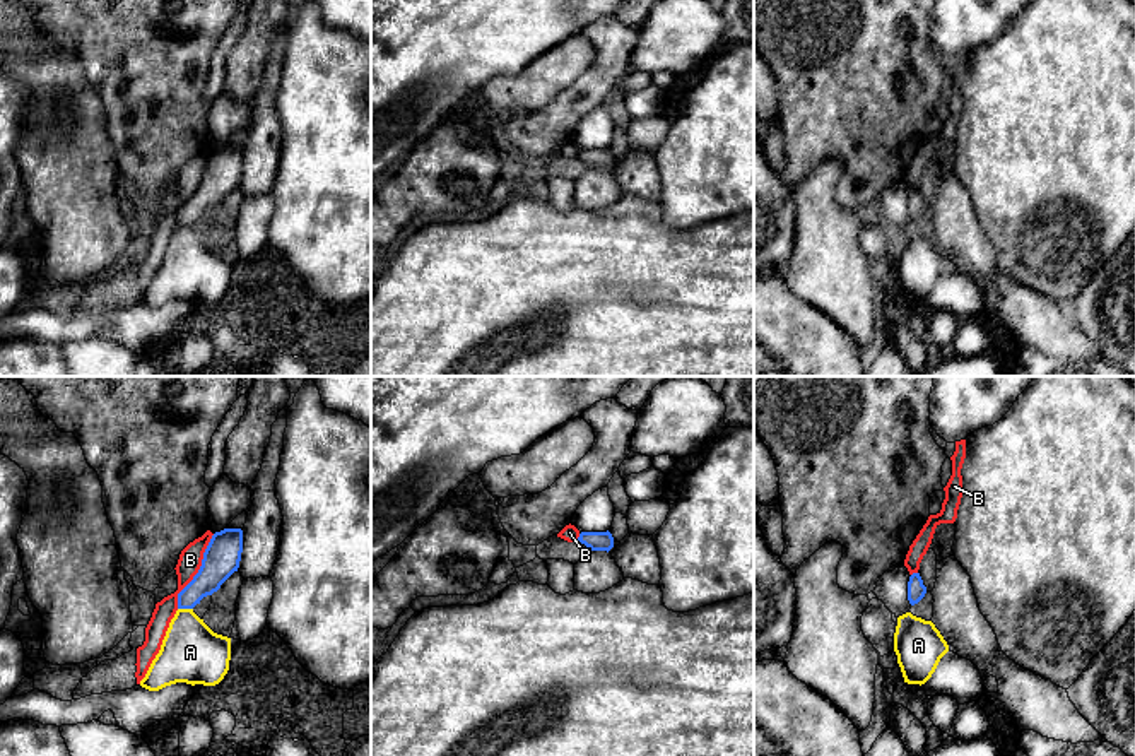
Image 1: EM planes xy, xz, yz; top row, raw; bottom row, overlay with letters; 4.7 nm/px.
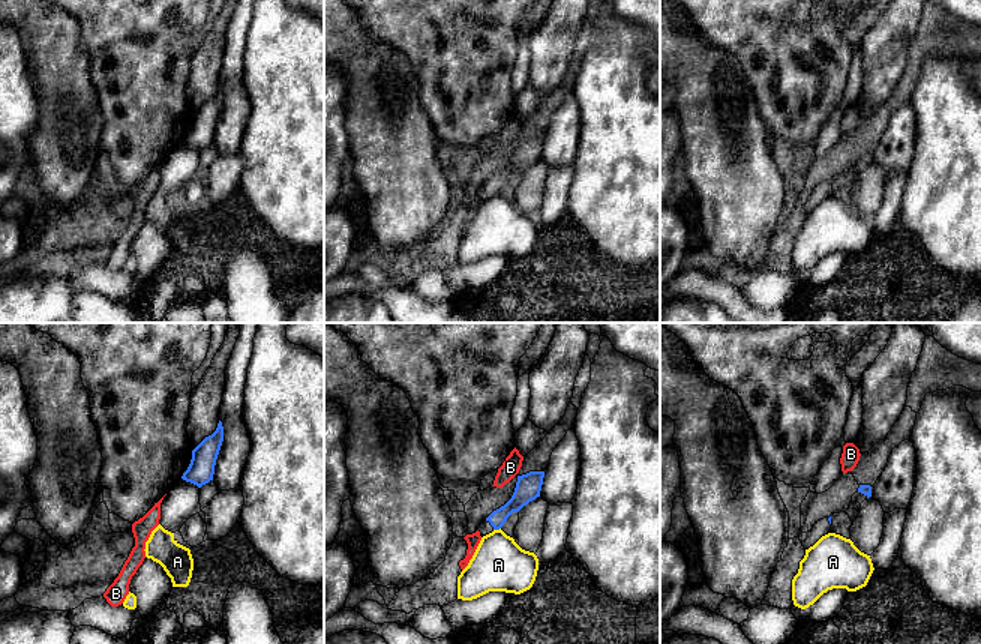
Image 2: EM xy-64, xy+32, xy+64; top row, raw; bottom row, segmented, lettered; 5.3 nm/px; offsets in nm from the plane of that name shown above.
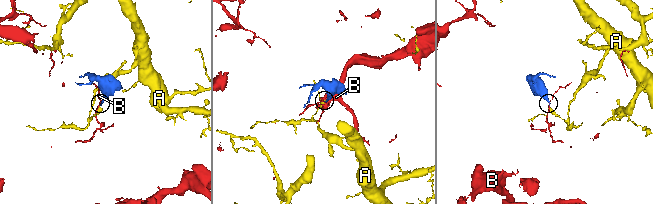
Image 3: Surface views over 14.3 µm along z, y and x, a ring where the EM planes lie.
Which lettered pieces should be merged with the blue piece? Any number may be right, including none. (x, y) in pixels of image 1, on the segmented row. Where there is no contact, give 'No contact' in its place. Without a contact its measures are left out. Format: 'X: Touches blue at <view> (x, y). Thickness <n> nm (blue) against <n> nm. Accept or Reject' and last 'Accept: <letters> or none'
A: Touches blue at xy (185, 608). Thickness 150 nm (blue) against 280 nm. Reject
B: Touches blue at xy (199, 572). Thickness 170 nm (blue) against 110 nm. Reject
Accept: none

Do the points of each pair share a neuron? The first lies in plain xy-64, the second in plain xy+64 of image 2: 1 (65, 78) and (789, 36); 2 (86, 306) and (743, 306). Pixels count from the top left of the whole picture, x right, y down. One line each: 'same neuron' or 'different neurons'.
1: different neurons
2: same neuron

